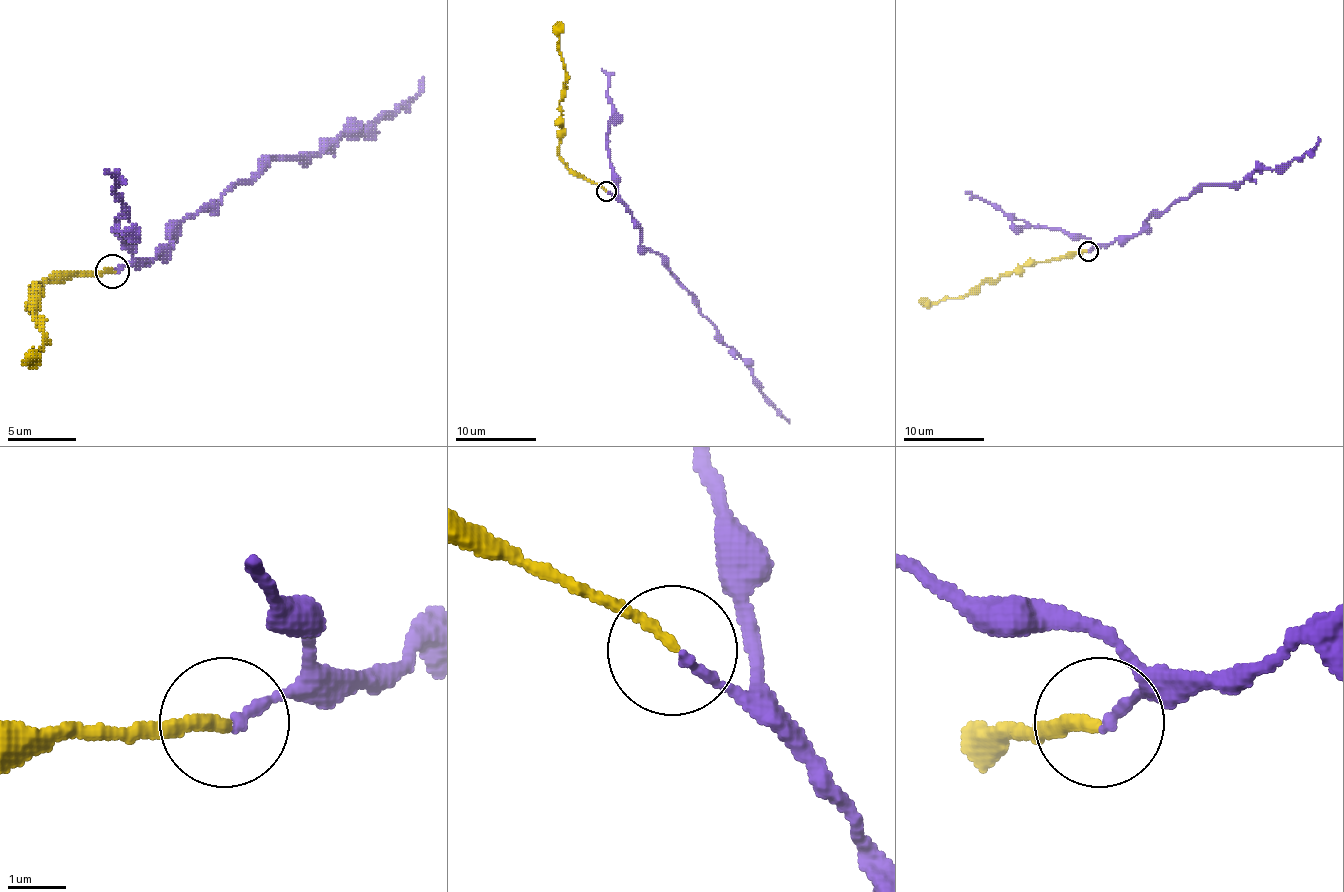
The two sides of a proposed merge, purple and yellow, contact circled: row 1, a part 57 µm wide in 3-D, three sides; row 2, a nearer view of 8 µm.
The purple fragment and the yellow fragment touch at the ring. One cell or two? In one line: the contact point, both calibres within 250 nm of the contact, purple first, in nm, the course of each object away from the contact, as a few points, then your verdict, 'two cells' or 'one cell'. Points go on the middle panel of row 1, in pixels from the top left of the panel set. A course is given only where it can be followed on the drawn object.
(606, 191) | 170/190 nm | purple via (608, 191), (632, 215), (644, 248), (660, 256), (751, 371), (755, 385), (789, 421) | yellow via (606, 191), (575, 175), (559, 155), (559, 105), (563, 99), (565, 70), (557, 22) | one cell

